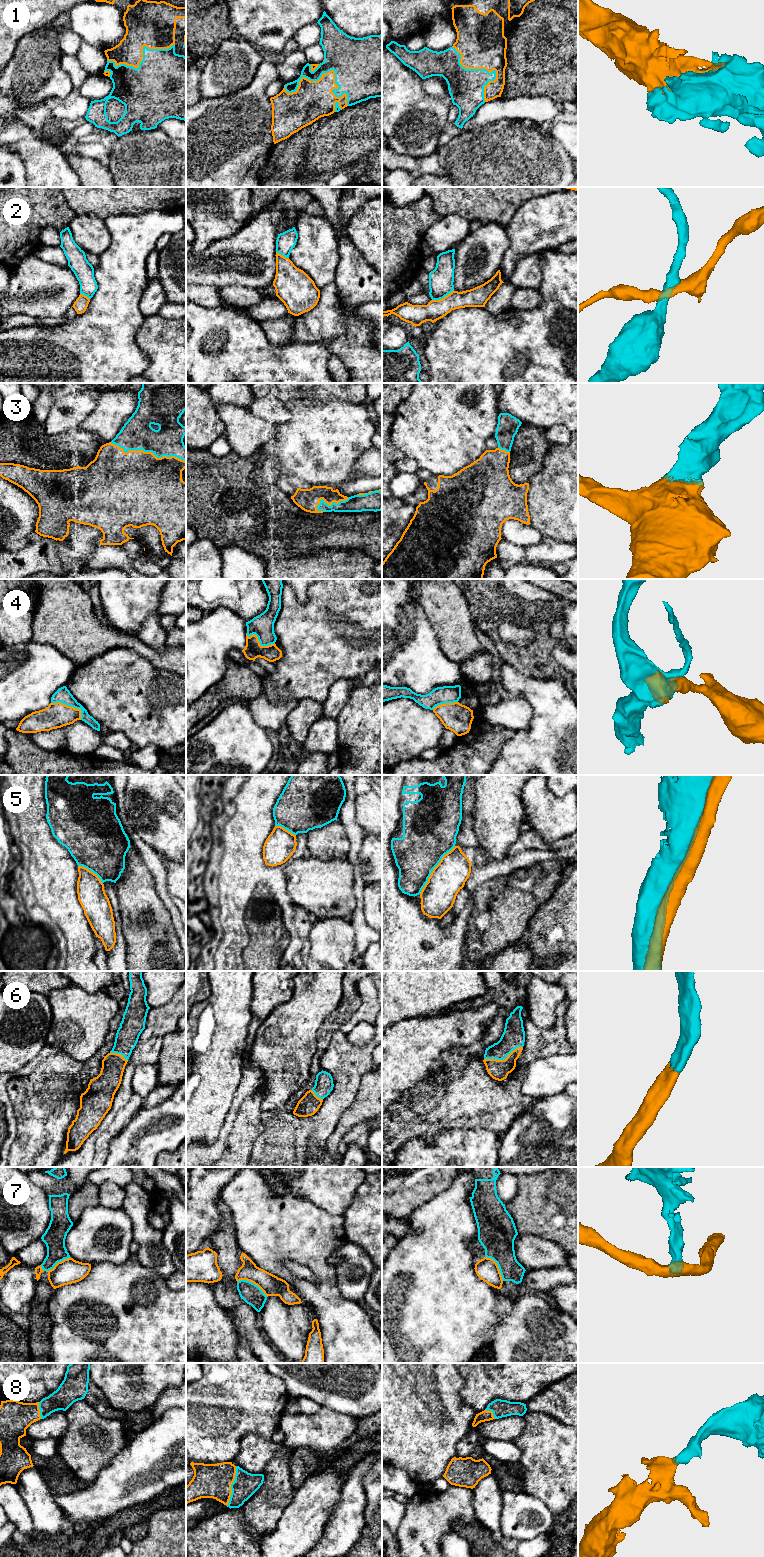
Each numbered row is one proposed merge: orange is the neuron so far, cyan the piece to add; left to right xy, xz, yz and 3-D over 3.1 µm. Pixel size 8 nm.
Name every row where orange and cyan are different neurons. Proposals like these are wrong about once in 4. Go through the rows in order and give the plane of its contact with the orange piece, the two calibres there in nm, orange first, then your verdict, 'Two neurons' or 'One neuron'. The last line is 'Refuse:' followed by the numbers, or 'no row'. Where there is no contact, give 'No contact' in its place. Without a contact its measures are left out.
1: Touches orange in xz. Thickness 280 nm (orange) against 440 nm. One neuron
2: Touches orange in yz. Thickness 160 nm (orange) against 200 nm. Two neurons
3: Touches orange in xy. Thickness 500 nm (orange) against 260 nm. One neuron
4: Touches orange in xy. Thickness 200 nm (orange) against 120 nm. Two neurons
5: Touches orange in yz. Thickness 280 nm (orange) against 380 nm. Two neurons
6: Touches orange in yz. Thickness 160 nm (orange) against 180 nm. One neuron
7: Touches orange in xz. Thickness 170 nm (orange) against 160 nm. Two neurons
8: Touches orange in xz. Thickness 280 nm (orange) against 190 nm. One neuron
Refuse: 2, 4, 5, 7

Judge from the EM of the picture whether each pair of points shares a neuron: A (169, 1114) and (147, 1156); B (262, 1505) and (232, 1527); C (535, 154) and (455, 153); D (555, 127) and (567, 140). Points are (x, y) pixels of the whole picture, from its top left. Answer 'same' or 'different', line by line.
A: same
B: different
C: same
D: same

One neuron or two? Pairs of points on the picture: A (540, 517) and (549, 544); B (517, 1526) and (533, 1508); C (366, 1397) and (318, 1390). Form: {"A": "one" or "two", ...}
{"A": "two", "B": "one", "C": "one"}

